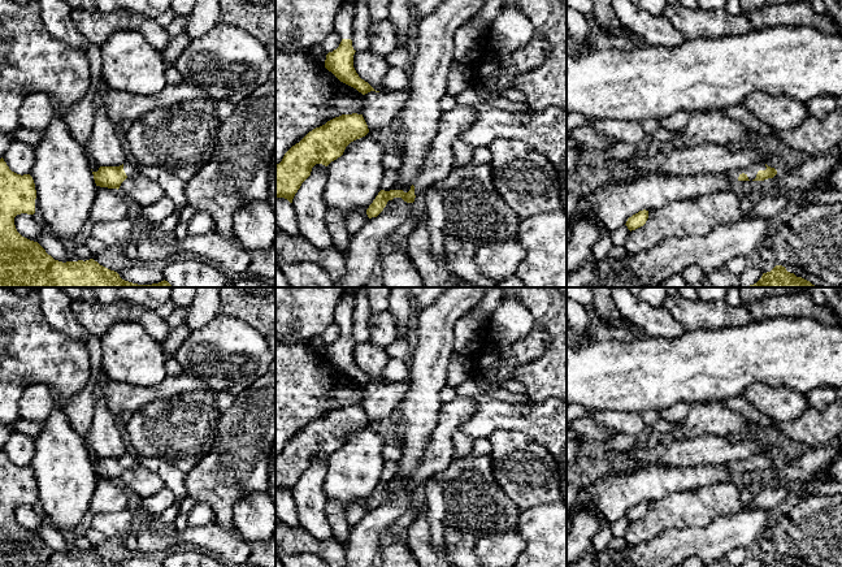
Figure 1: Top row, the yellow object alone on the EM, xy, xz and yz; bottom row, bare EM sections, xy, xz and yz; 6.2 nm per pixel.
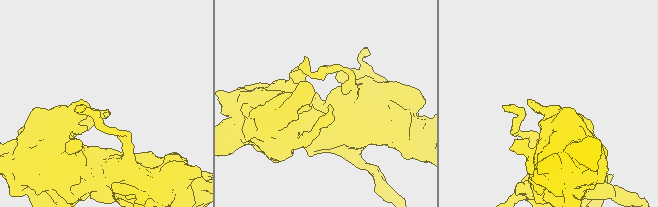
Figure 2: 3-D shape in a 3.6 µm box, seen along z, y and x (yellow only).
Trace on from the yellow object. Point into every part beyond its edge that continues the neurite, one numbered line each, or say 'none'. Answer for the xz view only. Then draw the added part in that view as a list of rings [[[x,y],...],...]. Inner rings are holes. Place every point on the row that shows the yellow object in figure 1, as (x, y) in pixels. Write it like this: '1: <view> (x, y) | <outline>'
1: xz (439, 160) | [[[456,107],[443,112],[439,121],[439,130],[431,142],[421,172],[413,181],[415,195],[425,192],[437,181],[446,178],[453,169],[455,159],[452,143],[476,120],[474,107]]]

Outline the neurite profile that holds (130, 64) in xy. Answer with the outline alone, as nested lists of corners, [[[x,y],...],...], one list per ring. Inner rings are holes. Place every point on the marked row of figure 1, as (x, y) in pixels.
[[[118,30],[100,46],[103,60],[103,81],[110,90],[149,96],[160,92],[166,86],[166,62],[162,53],[148,44],[140,33]]]

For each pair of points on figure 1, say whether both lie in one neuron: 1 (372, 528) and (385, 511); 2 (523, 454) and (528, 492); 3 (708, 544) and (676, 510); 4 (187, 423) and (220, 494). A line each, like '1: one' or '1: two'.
1: one
2: one
3: two
4: two

